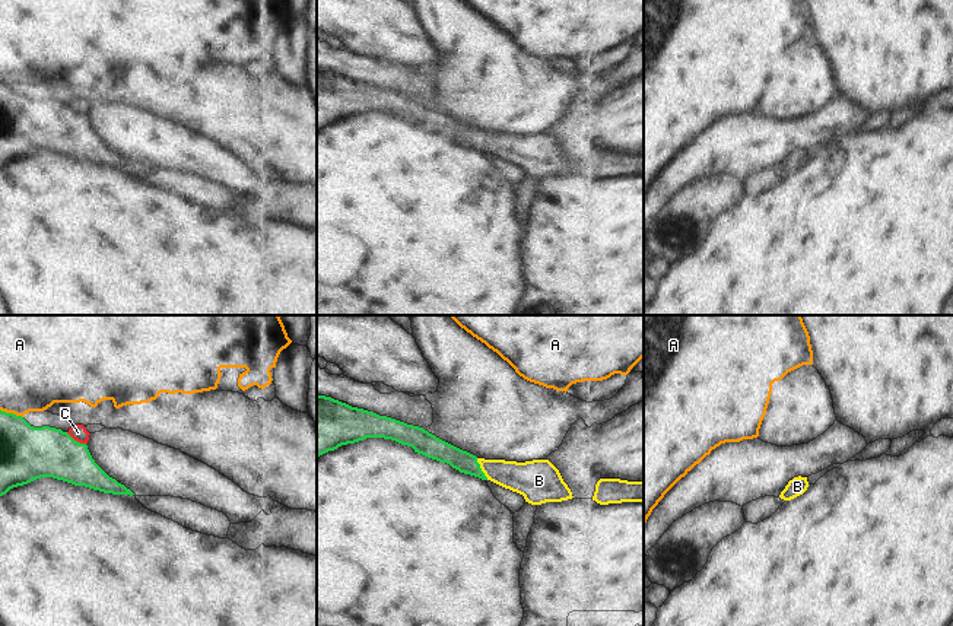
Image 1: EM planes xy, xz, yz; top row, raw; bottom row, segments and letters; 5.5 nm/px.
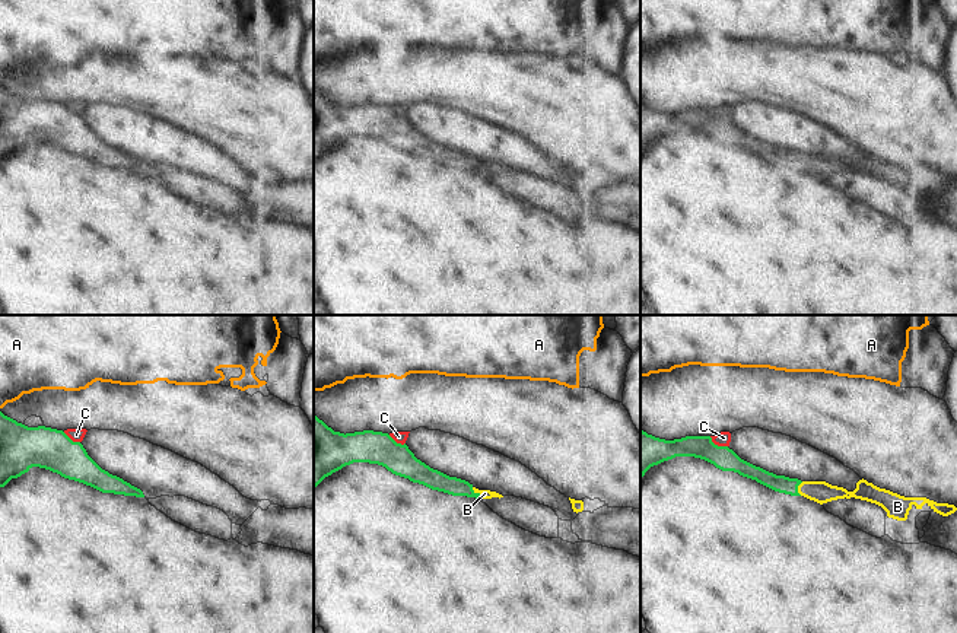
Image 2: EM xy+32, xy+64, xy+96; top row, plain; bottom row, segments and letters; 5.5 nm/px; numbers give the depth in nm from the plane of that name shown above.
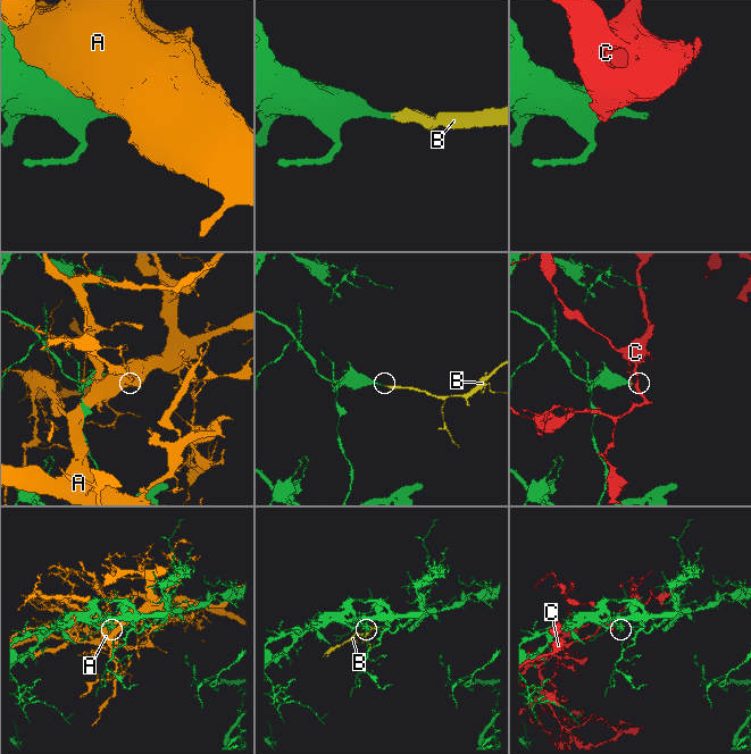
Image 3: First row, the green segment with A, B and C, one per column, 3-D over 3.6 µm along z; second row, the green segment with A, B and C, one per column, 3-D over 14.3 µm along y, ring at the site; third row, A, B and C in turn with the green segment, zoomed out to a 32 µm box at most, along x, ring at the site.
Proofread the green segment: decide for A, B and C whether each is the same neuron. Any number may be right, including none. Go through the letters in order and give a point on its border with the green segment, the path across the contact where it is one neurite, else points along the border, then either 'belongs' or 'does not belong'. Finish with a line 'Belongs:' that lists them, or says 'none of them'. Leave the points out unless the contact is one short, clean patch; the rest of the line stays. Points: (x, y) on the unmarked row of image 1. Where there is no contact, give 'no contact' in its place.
A: contact xy (12, 86); does not belong
B: contact xz (480, 142); way xz (466, 136), (480, 142), (523, 151); belongs
C: contact xy (76, 114); border xy (66, 105), (85, 117); does not belong
Belongs: B

